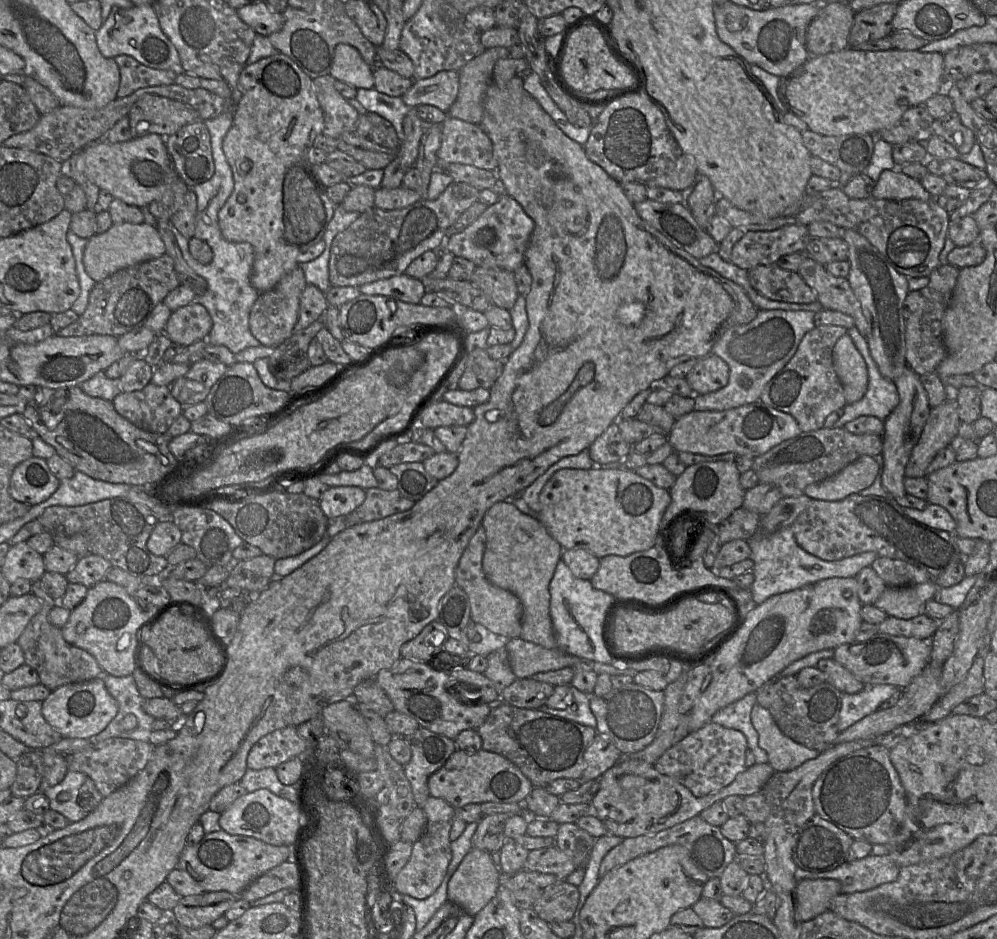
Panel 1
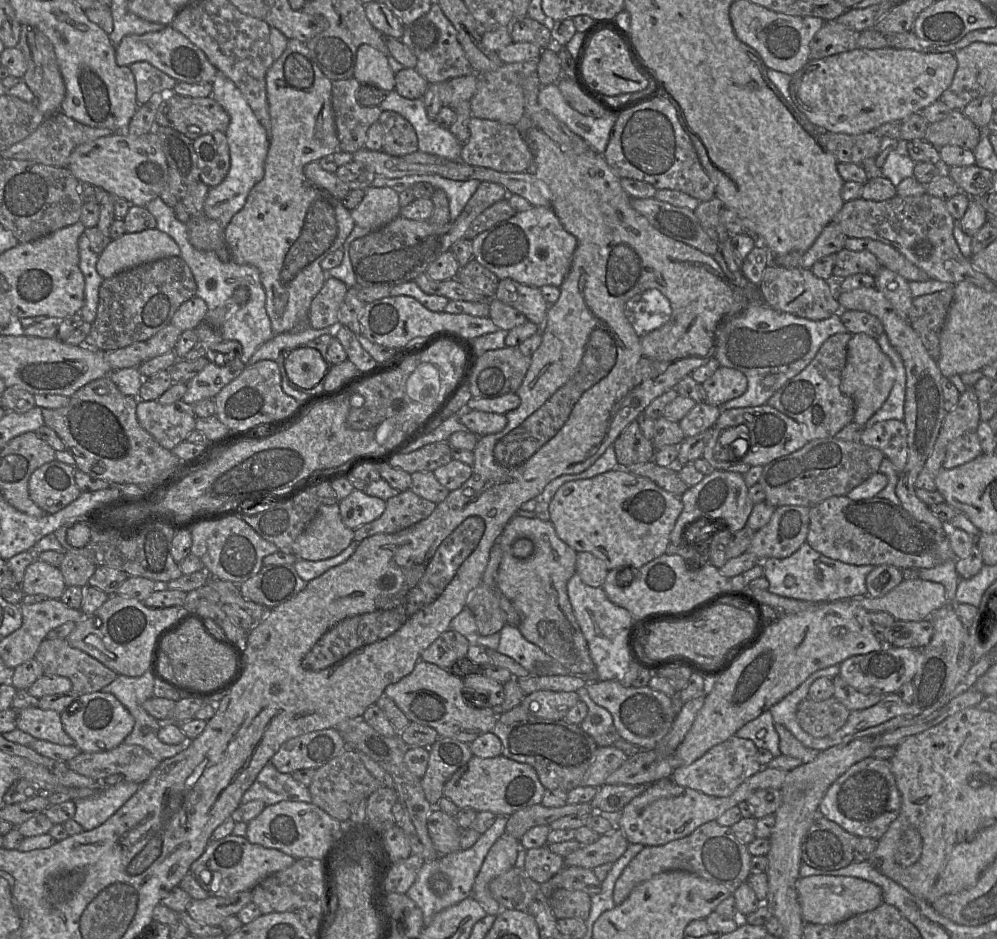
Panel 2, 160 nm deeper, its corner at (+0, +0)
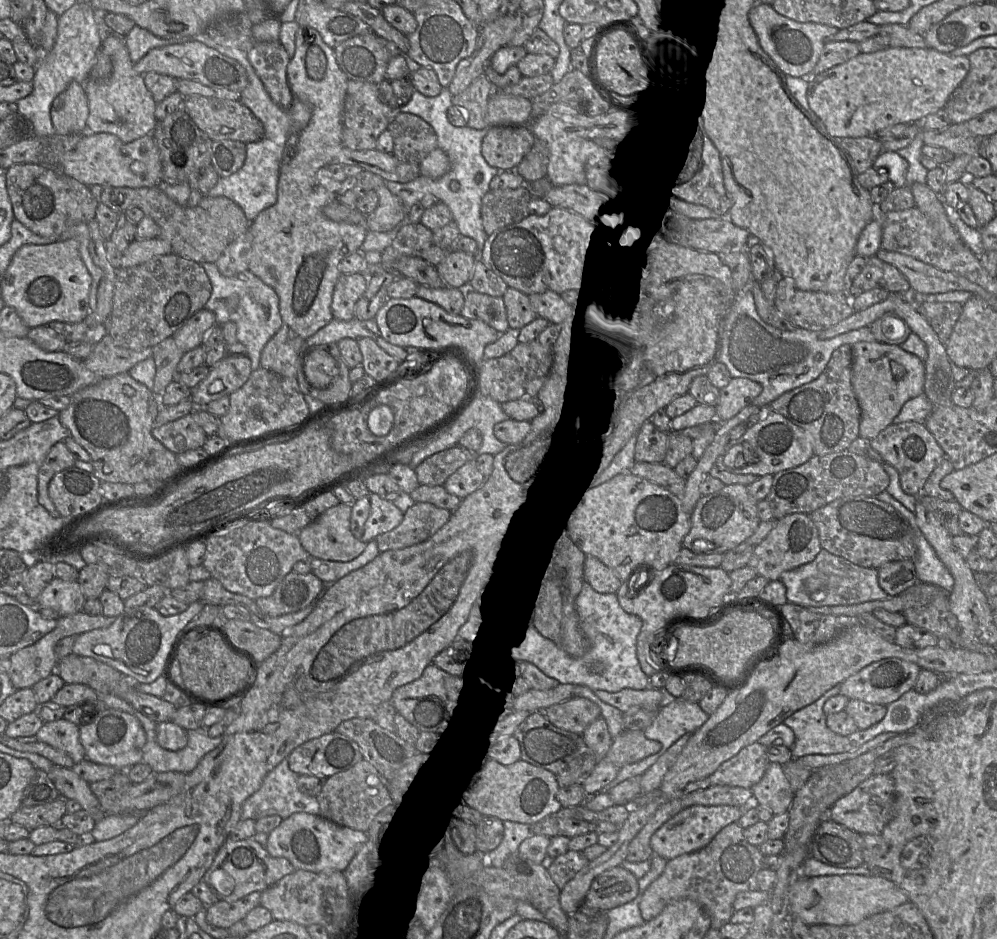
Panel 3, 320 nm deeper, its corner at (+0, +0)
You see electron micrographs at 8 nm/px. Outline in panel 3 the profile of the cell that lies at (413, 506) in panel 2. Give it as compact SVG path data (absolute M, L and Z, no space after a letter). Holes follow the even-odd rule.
M415 502L404 512L403 520L397 527L391 531L380 534L375 538L377 547L379 548L380 552L384 552L387 550L402 549L421 543L430 538L445 523L447 523L451 513L452 512L446 509L436 507L430 503Z

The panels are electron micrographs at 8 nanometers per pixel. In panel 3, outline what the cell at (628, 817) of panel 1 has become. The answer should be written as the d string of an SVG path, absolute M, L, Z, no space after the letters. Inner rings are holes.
M729 805L687 807L656 830L650 840L651 848L655 854L667 861L683 854L696 852L707 846L722 828L737 822L744 812L744 807Z

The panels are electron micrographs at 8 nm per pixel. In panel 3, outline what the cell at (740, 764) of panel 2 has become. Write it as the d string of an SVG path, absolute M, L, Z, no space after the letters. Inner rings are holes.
M755 742L723 762L707 778L695 781L695 784L699 784L699 789L714 785L751 788L762 778L769 763L766 747L759 742Z

